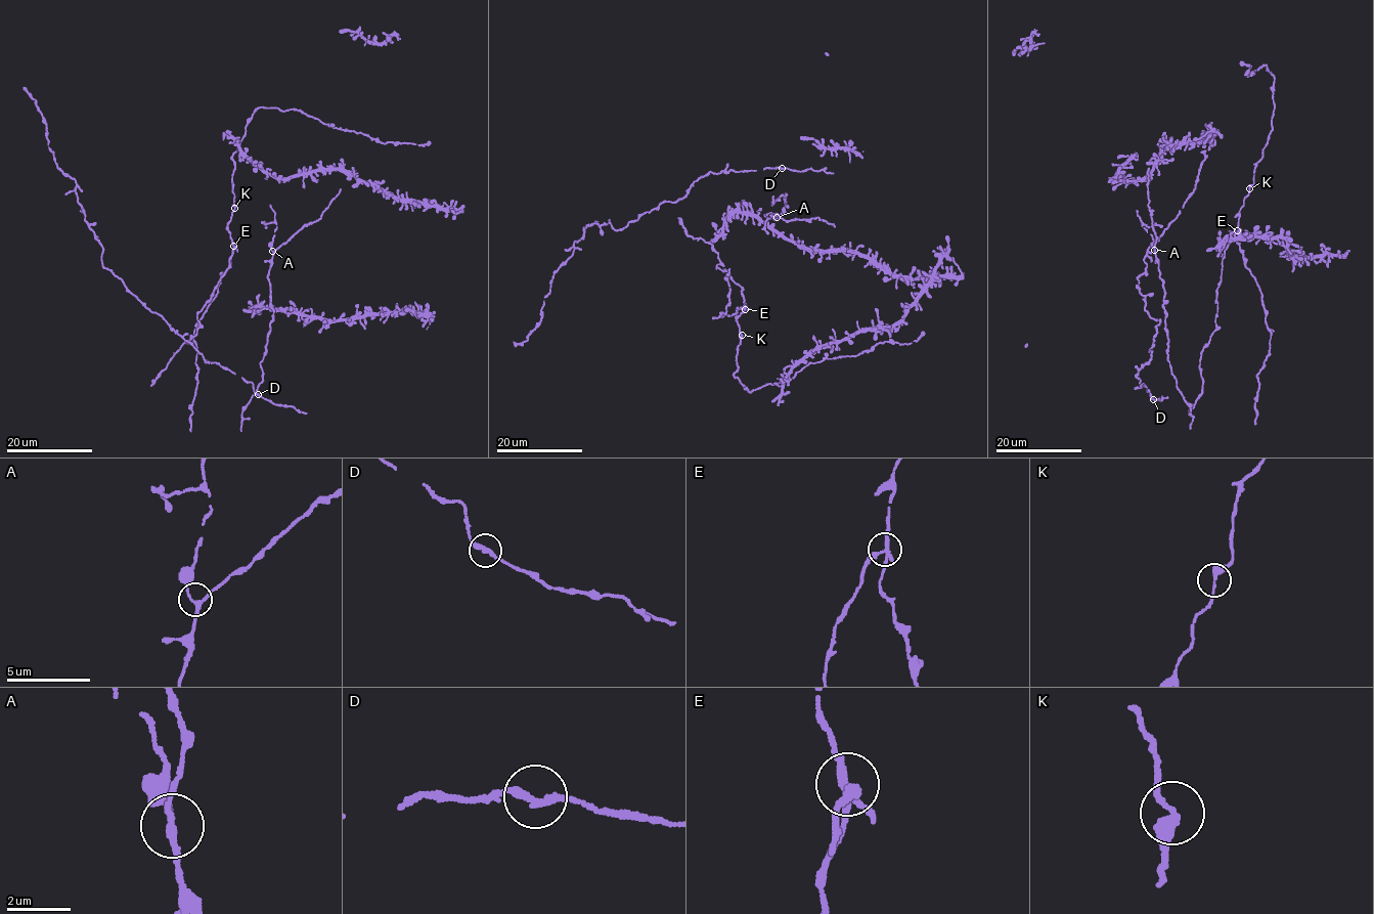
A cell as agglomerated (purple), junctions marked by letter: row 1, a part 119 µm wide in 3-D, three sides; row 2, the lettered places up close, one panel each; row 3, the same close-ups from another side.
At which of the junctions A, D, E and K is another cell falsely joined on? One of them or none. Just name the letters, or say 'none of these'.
E

